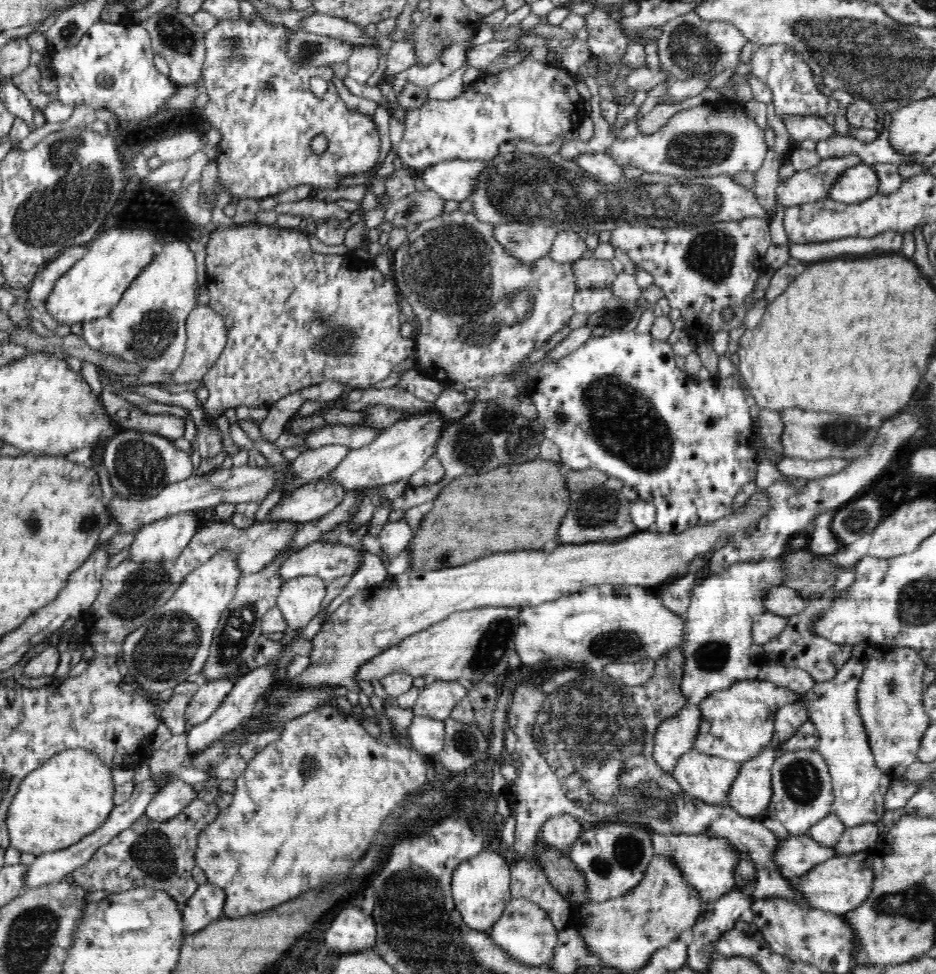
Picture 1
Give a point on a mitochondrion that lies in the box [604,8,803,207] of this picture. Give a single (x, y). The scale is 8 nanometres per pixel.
(696, 152)

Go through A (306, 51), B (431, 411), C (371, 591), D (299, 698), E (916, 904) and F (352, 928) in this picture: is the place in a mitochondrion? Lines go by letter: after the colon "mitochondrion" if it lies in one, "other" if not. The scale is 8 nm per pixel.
A: mitochondrion
B: other
C: other
D: other
E: mitochondrion
F: other

